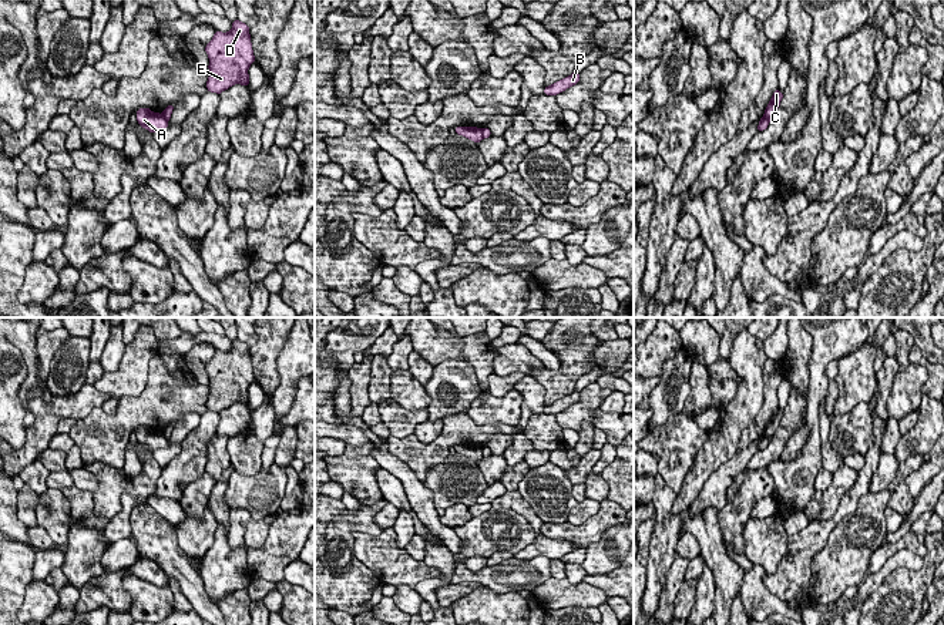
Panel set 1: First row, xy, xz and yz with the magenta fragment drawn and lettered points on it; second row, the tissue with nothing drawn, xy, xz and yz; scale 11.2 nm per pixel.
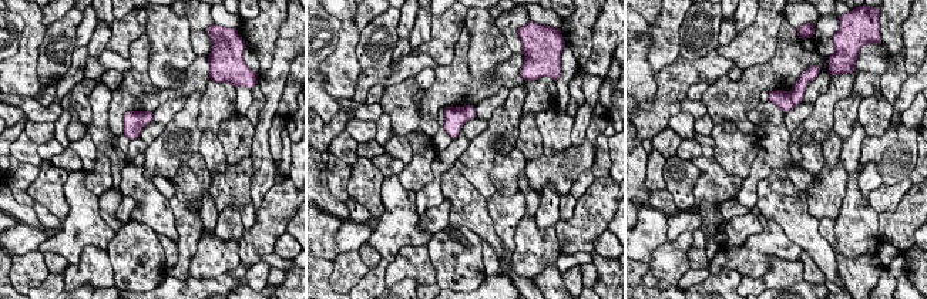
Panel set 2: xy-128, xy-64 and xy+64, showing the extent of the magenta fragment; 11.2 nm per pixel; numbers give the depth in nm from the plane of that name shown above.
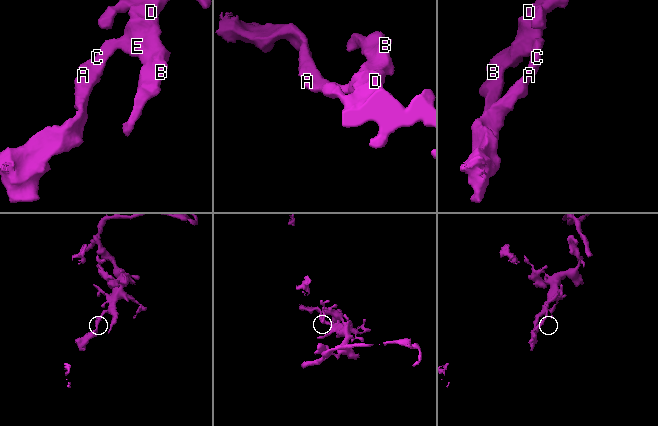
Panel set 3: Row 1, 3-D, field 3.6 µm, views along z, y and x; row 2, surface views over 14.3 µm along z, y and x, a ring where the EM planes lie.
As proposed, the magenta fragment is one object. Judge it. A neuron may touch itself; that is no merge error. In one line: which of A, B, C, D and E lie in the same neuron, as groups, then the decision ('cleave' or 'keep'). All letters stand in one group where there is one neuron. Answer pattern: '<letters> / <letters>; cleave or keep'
A / B C D E; cleave

